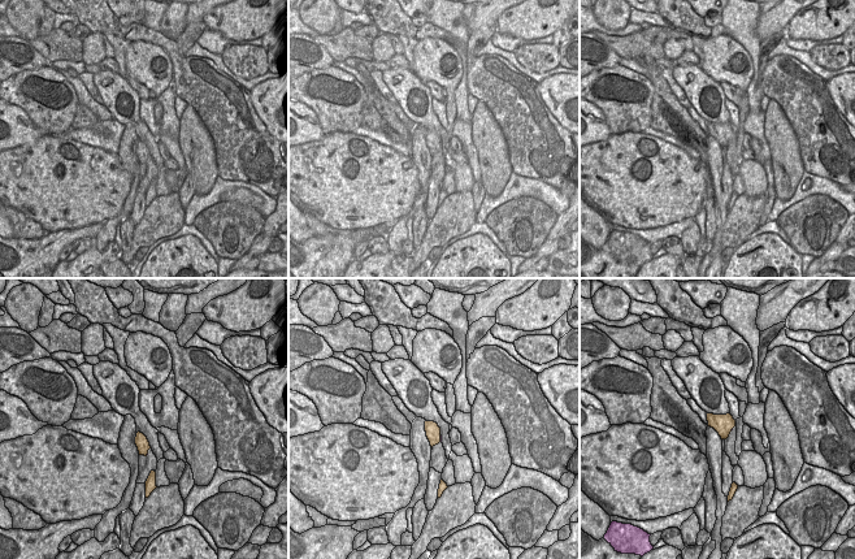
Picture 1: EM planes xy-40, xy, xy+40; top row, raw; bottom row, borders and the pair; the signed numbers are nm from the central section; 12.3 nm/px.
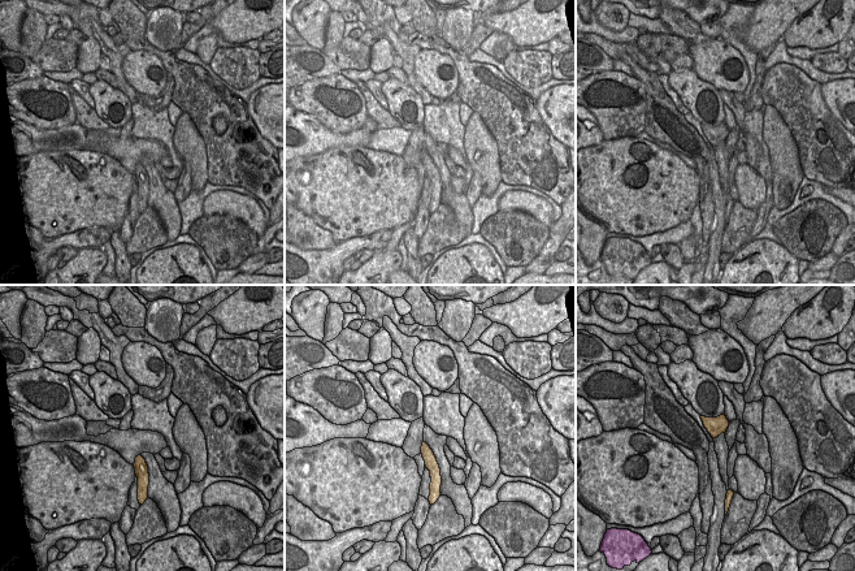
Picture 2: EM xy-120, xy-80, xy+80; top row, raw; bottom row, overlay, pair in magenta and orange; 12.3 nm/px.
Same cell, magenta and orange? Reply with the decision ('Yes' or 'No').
Yes

